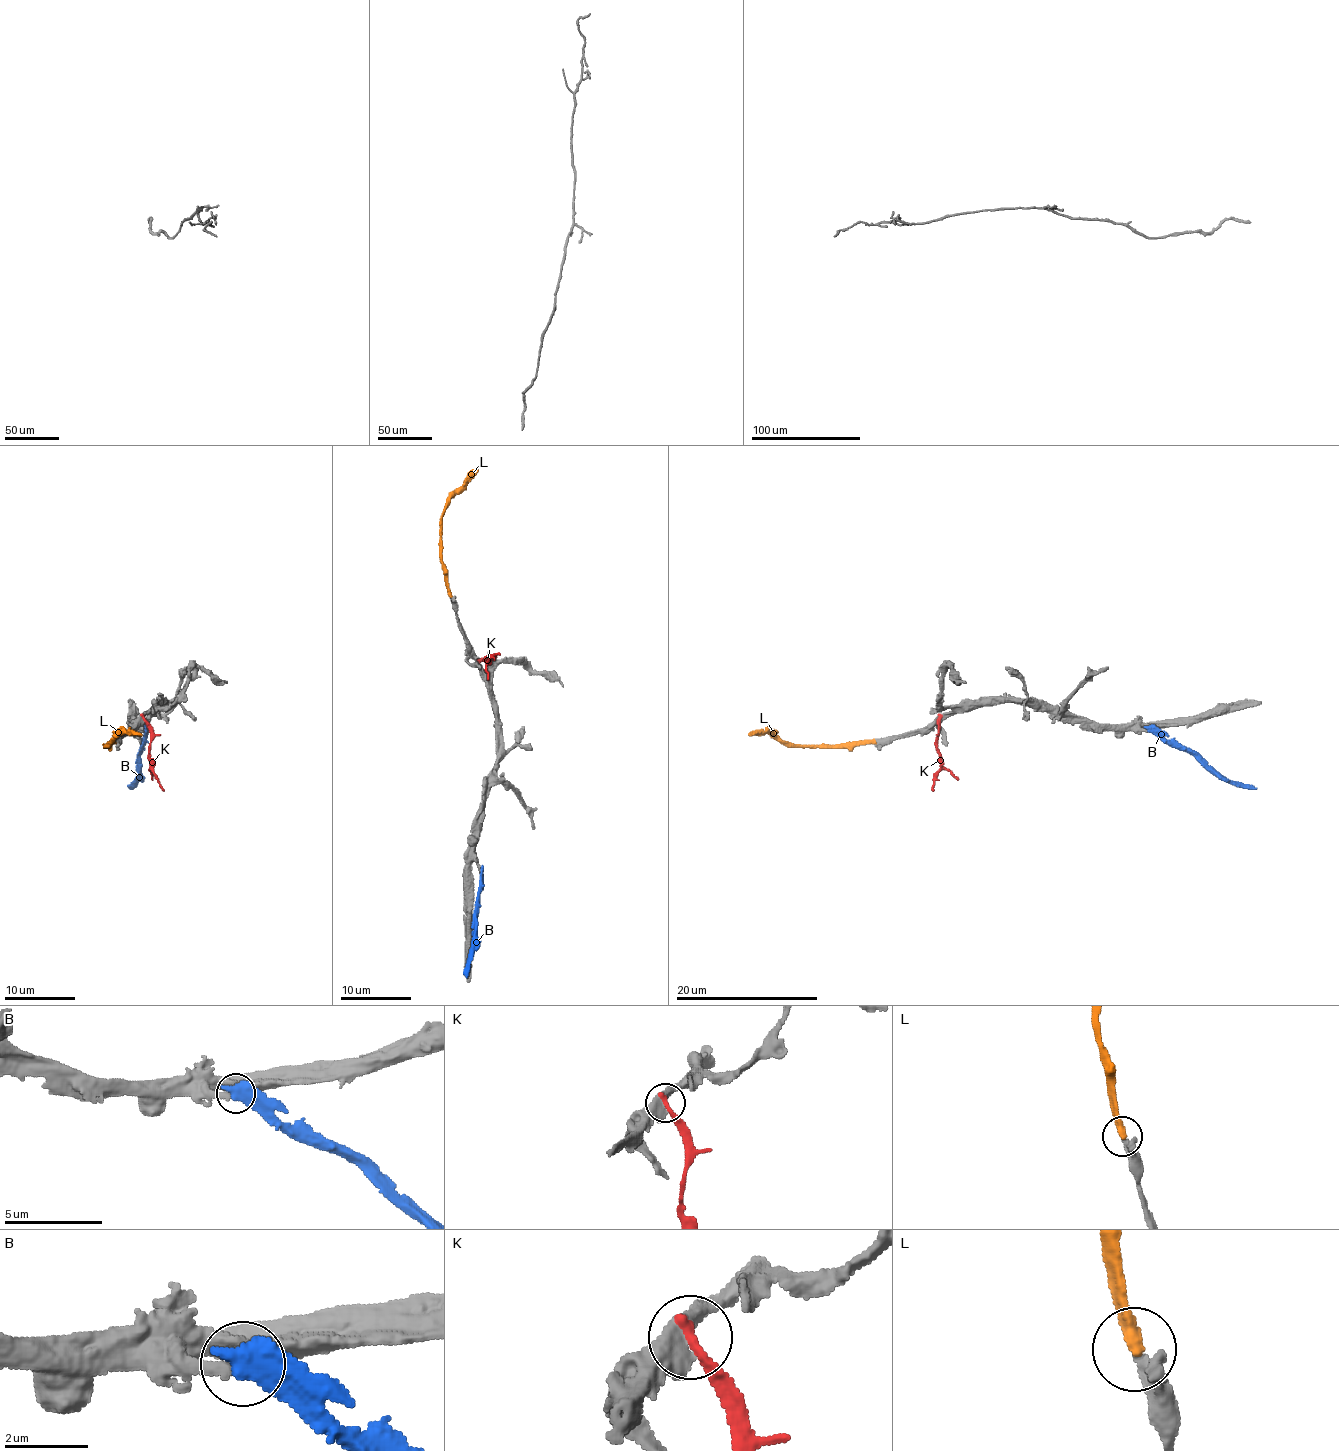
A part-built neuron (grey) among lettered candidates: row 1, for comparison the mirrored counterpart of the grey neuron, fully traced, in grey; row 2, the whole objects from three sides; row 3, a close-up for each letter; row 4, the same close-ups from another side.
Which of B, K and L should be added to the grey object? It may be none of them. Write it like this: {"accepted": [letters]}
{"accepted": ["L"]}

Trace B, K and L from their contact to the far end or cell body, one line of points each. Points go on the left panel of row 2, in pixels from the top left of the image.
B: (145, 730), (140, 774), (129, 788)
K: (144, 717), (151, 733), (151, 770), (163, 790)
L: (113, 740), (122, 733), (142, 735)

